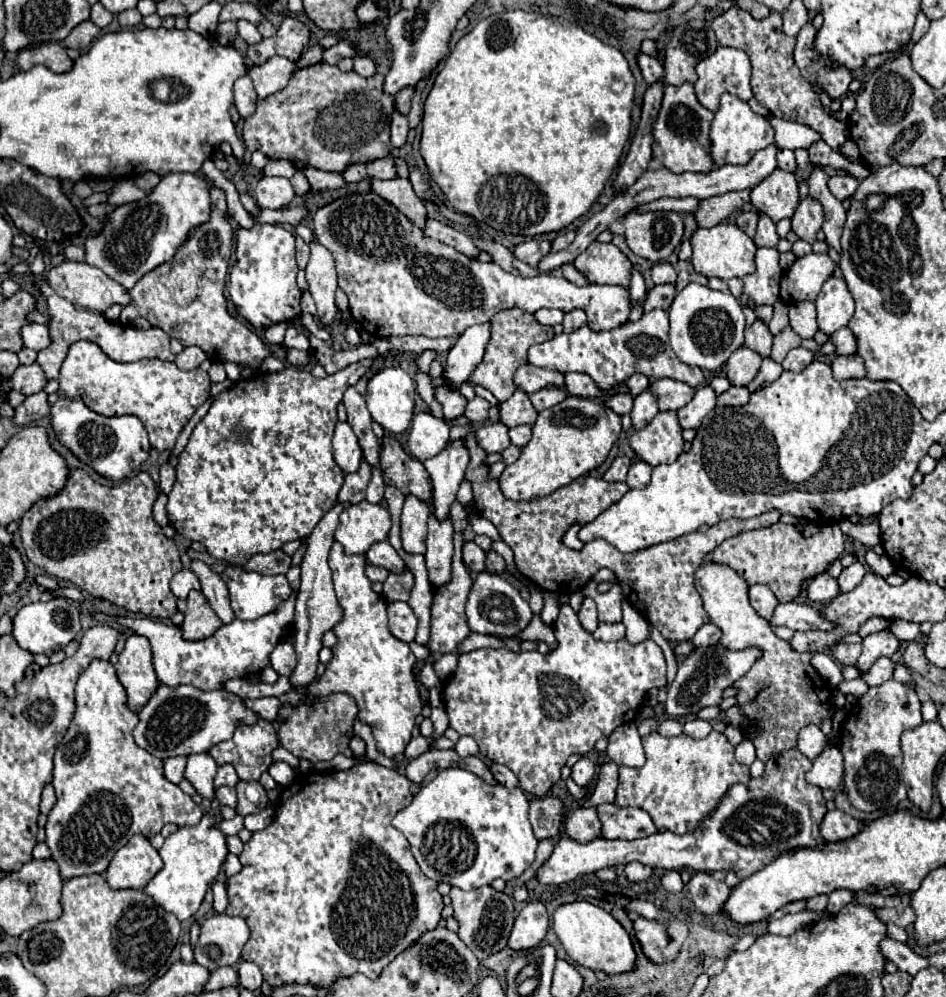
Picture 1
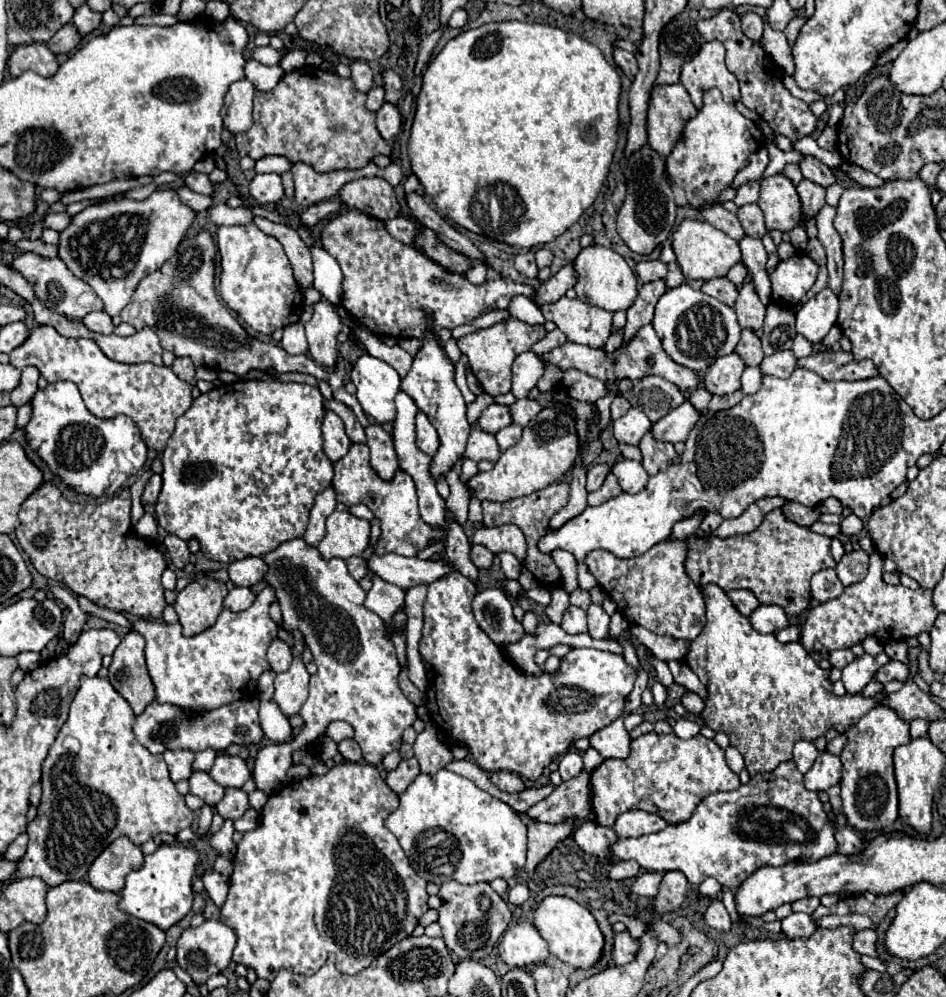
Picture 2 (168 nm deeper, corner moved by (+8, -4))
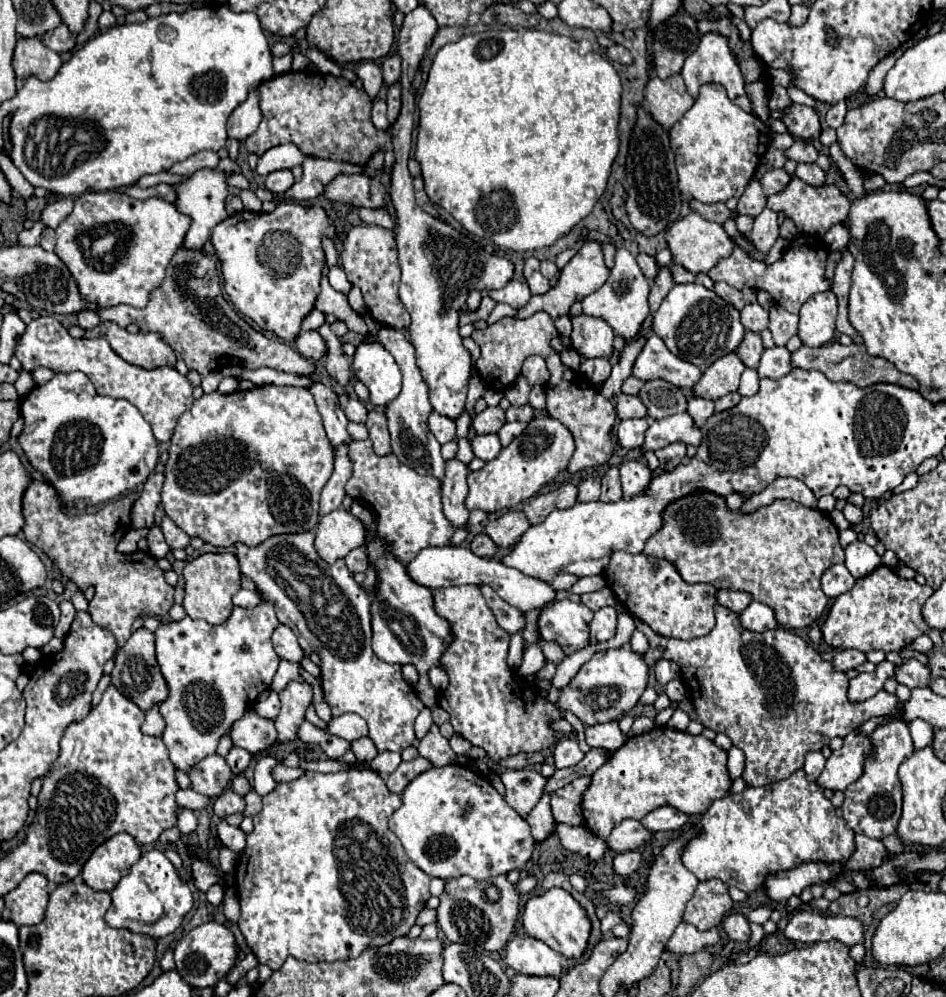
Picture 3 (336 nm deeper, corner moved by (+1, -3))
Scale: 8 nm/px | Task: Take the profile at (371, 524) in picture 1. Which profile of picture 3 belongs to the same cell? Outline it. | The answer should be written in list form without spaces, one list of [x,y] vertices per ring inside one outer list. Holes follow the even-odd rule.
[[[337,508],[319,518],[315,530],[315,550],[327,564],[345,558],[353,548],[363,546],[363,542],[365,528],[349,510]]]

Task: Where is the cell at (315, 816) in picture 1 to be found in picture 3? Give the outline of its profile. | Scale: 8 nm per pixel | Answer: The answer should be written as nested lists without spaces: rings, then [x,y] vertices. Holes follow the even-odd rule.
[[[349,770],[349,772],[337,772],[337,774],[321,774],[321,772],[305,772],[301,778],[285,784],[277,784],[273,792],[263,796],[263,810],[253,816],[253,832],[247,836],[247,848],[243,850],[239,858],[239,870],[235,872],[237,890],[239,890],[239,902],[241,902],[241,918],[239,928],[245,936],[247,946],[251,952],[259,958],[261,964],[267,964],[271,970],[279,970],[287,956],[293,956],[297,960],[305,962],[335,962],[349,956],[359,956],[367,946],[383,946],[391,942],[397,936],[407,936],[409,928],[415,924],[417,914],[425,908],[429,894],[429,876],[417,868],[409,856],[405,854],[399,838],[387,828],[387,822],[391,814],[401,806],[401,796],[391,794],[385,786],[383,776],[371,770]]]

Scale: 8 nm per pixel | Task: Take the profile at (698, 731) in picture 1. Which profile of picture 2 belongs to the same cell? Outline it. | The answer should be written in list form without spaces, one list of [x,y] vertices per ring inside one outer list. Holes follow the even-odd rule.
[[[678,719],[674,723],[674,733],[680,737],[680,739],[692,739],[700,733],[700,725],[690,721],[690,719]]]

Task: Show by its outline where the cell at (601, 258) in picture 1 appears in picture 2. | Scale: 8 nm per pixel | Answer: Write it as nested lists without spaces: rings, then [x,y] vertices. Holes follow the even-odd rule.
[[[590,245],[578,253],[578,257],[572,261],[572,267],[576,271],[576,285],[574,291],[580,299],[604,307],[608,311],[628,309],[636,299],[636,275],[628,267],[628,263],[614,253],[608,247],[602,245]]]

